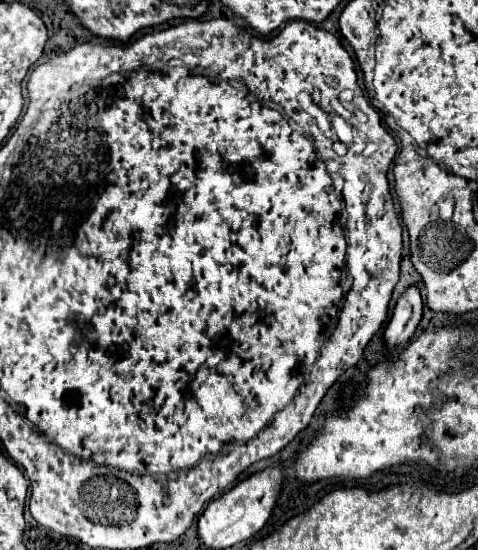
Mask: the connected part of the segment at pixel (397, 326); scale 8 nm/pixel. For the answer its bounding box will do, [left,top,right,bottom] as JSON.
[384,285,424,347]

